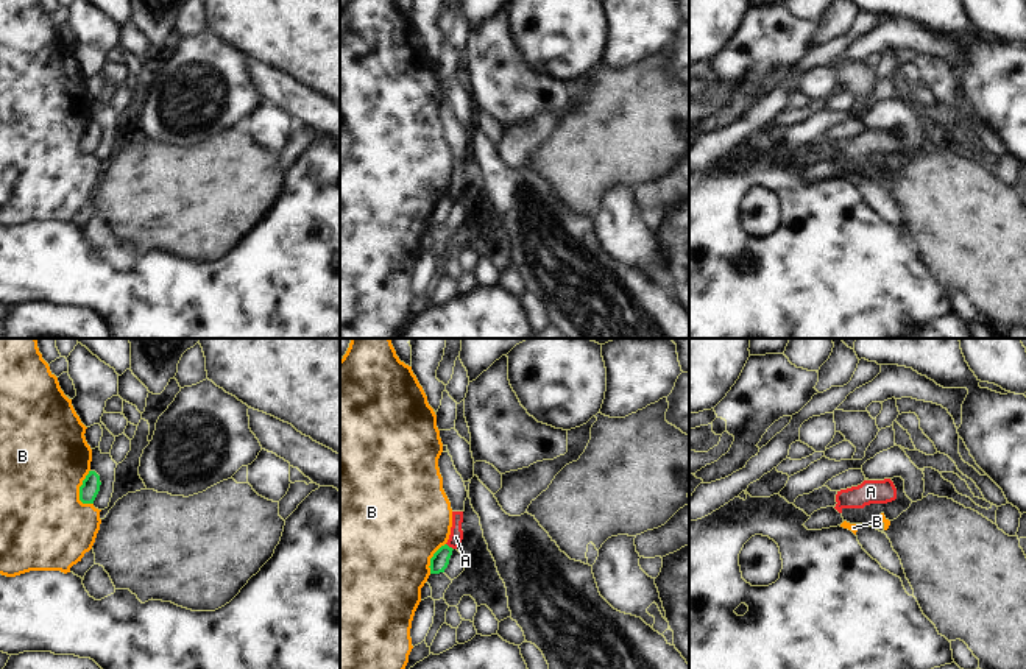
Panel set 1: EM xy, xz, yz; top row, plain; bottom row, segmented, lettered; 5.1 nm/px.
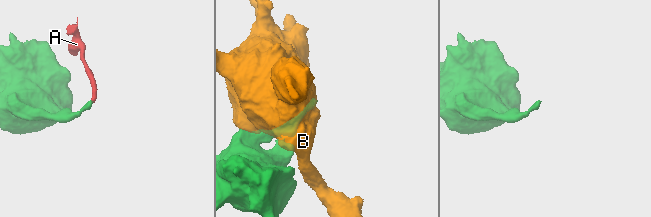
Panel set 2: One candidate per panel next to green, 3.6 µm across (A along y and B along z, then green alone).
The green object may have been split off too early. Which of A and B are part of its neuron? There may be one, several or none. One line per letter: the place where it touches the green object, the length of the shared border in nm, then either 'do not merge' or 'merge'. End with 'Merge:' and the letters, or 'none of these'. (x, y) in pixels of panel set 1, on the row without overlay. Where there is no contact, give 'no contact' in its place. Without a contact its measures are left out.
A: contact xz (448, 197); length 50 nm; do not merge
B: contact xy (80, 138); length 190 nm; do not merge
Merge: none of these

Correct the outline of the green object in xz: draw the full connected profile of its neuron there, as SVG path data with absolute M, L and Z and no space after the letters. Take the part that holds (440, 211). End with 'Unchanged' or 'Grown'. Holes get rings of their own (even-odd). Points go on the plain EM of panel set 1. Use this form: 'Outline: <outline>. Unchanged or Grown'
Outline: M448 195L441 196L433 207L430 209L430 225L440 225L444 223L444 220L449 215L449 209L452 206L452 198L449 198Z. Unchanged

